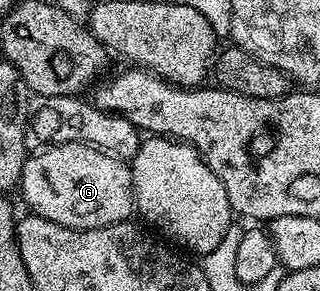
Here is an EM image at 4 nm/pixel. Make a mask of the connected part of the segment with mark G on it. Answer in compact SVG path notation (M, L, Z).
M51 144L31 155L22 165L20 193L29 211L35 216L48 218L65 228L99 228L120 224L131 219L134 207L134 183L127 161L111 156L92 144Z

